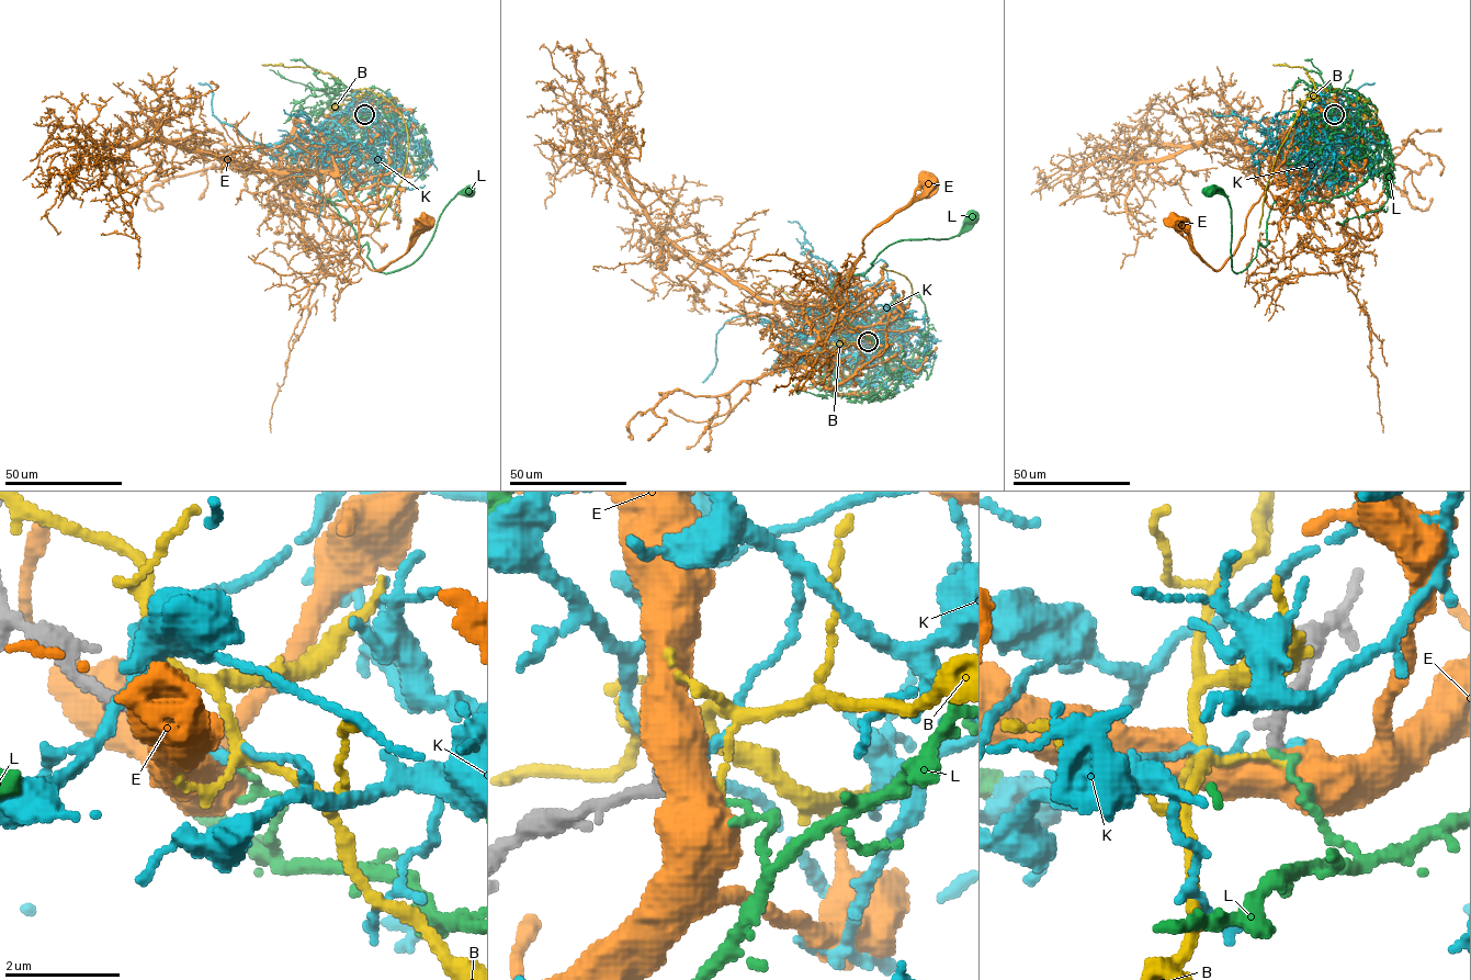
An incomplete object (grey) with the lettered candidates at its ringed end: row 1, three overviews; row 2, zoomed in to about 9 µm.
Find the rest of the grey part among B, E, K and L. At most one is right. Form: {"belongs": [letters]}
{"belongs": []}

